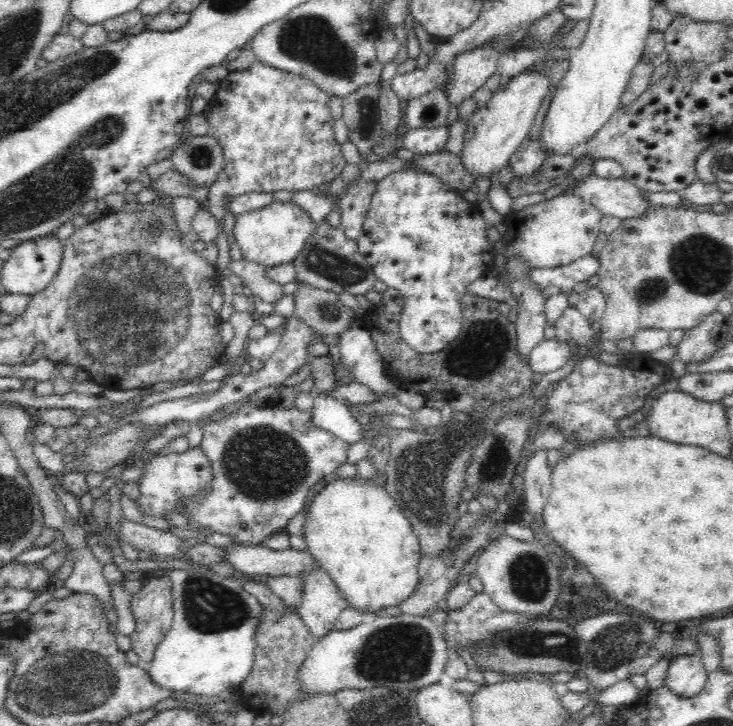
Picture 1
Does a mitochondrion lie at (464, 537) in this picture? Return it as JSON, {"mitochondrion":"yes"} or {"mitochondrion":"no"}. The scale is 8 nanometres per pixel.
{"mitochondrion":"yes"}

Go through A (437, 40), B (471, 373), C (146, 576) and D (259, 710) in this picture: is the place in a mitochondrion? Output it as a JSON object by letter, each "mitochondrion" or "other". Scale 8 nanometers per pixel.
{"A":"other","B":"mitochondrion","C":"other","D":"other"}

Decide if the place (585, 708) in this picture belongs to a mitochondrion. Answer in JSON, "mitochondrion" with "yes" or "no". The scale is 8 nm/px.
{"mitochondrion":"no"}

